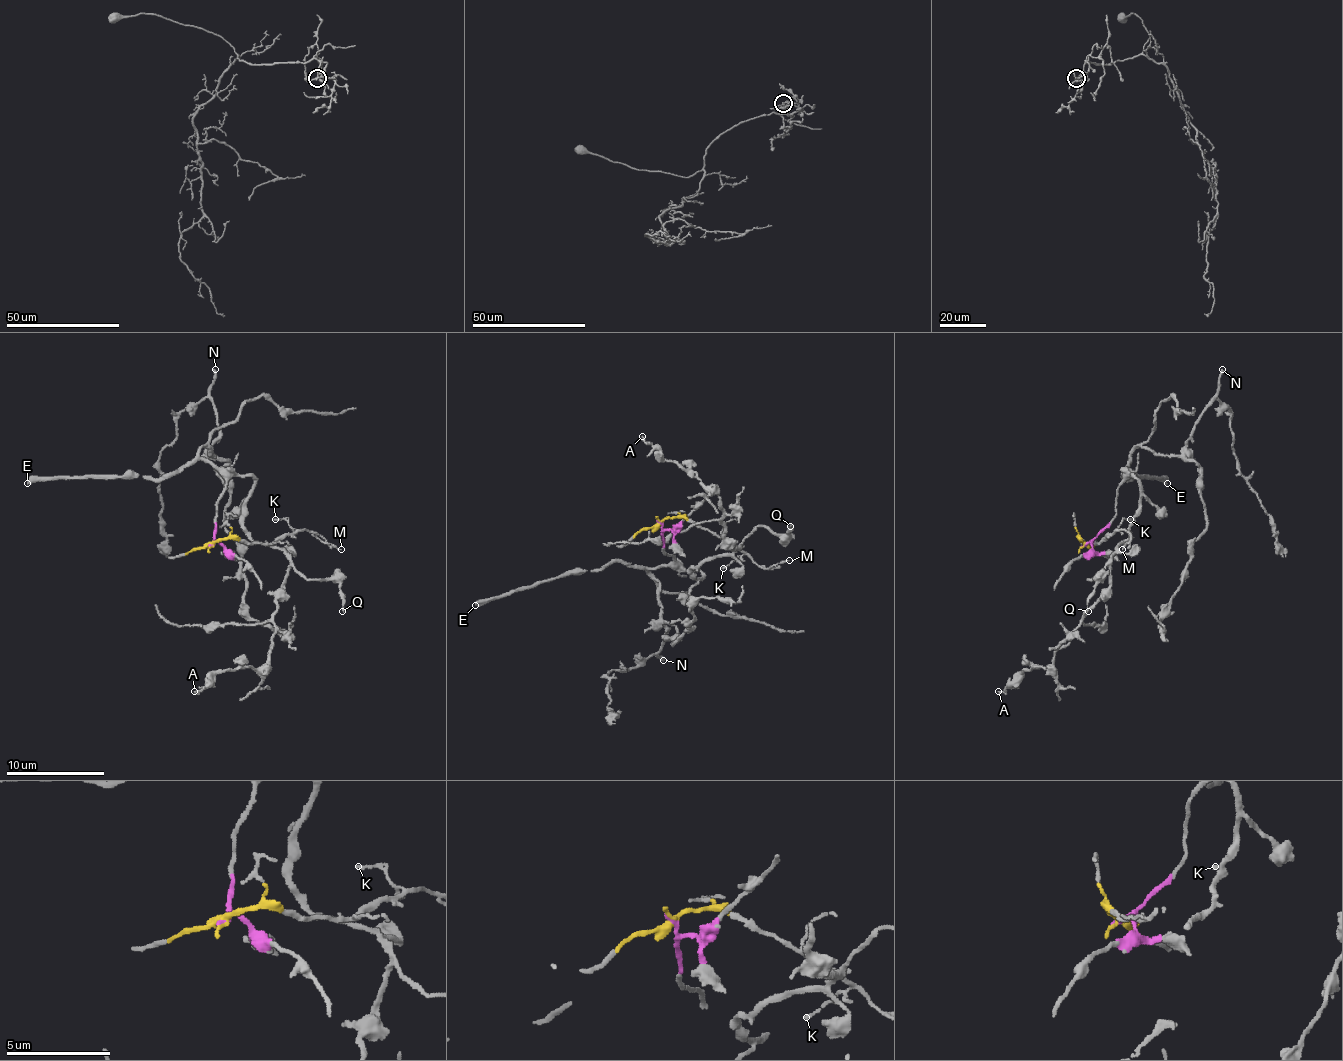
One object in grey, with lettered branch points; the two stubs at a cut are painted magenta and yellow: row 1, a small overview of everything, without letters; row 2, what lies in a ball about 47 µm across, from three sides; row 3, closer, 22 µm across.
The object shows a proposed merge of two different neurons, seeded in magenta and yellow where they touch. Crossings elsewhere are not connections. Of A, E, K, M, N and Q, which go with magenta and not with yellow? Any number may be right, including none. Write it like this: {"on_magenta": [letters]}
{"on_magenta": ["A", "E", "N", "Q"]}

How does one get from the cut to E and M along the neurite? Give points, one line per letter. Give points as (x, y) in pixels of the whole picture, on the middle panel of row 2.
E: (658, 522), (663, 551), (673, 561), (656, 568), (639, 568), (612, 561), (600, 568), (502, 593), (475, 605)
M: (658, 522), (668, 517), (688, 517), (737, 544), (764, 568), (788, 561)

